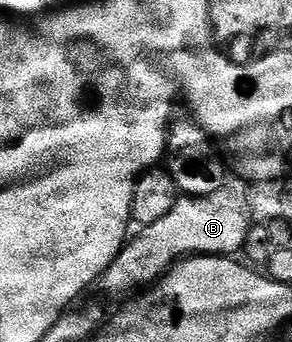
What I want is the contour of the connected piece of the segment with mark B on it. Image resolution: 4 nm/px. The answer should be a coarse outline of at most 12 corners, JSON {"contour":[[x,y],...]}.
{"contour":[[226,188],[178,197],[102,276],[124,299],[190,256],[236,255],[248,204]]}

